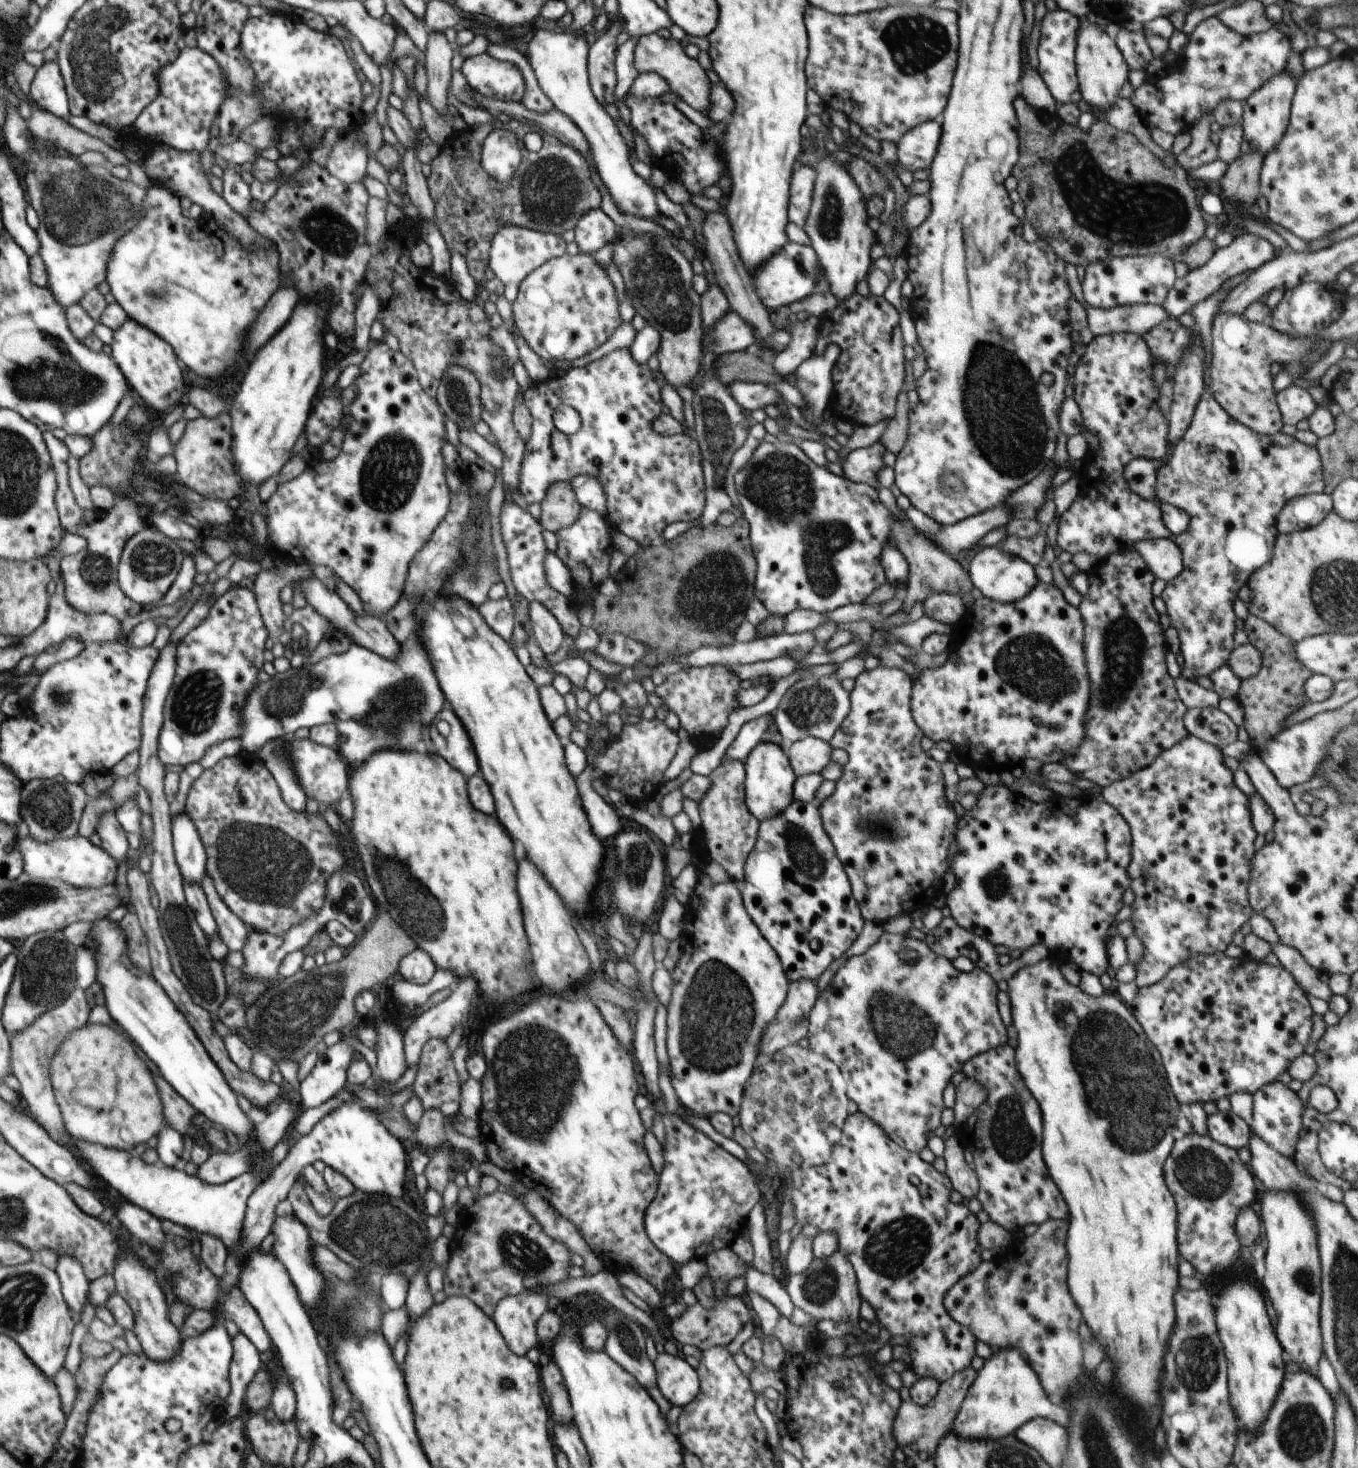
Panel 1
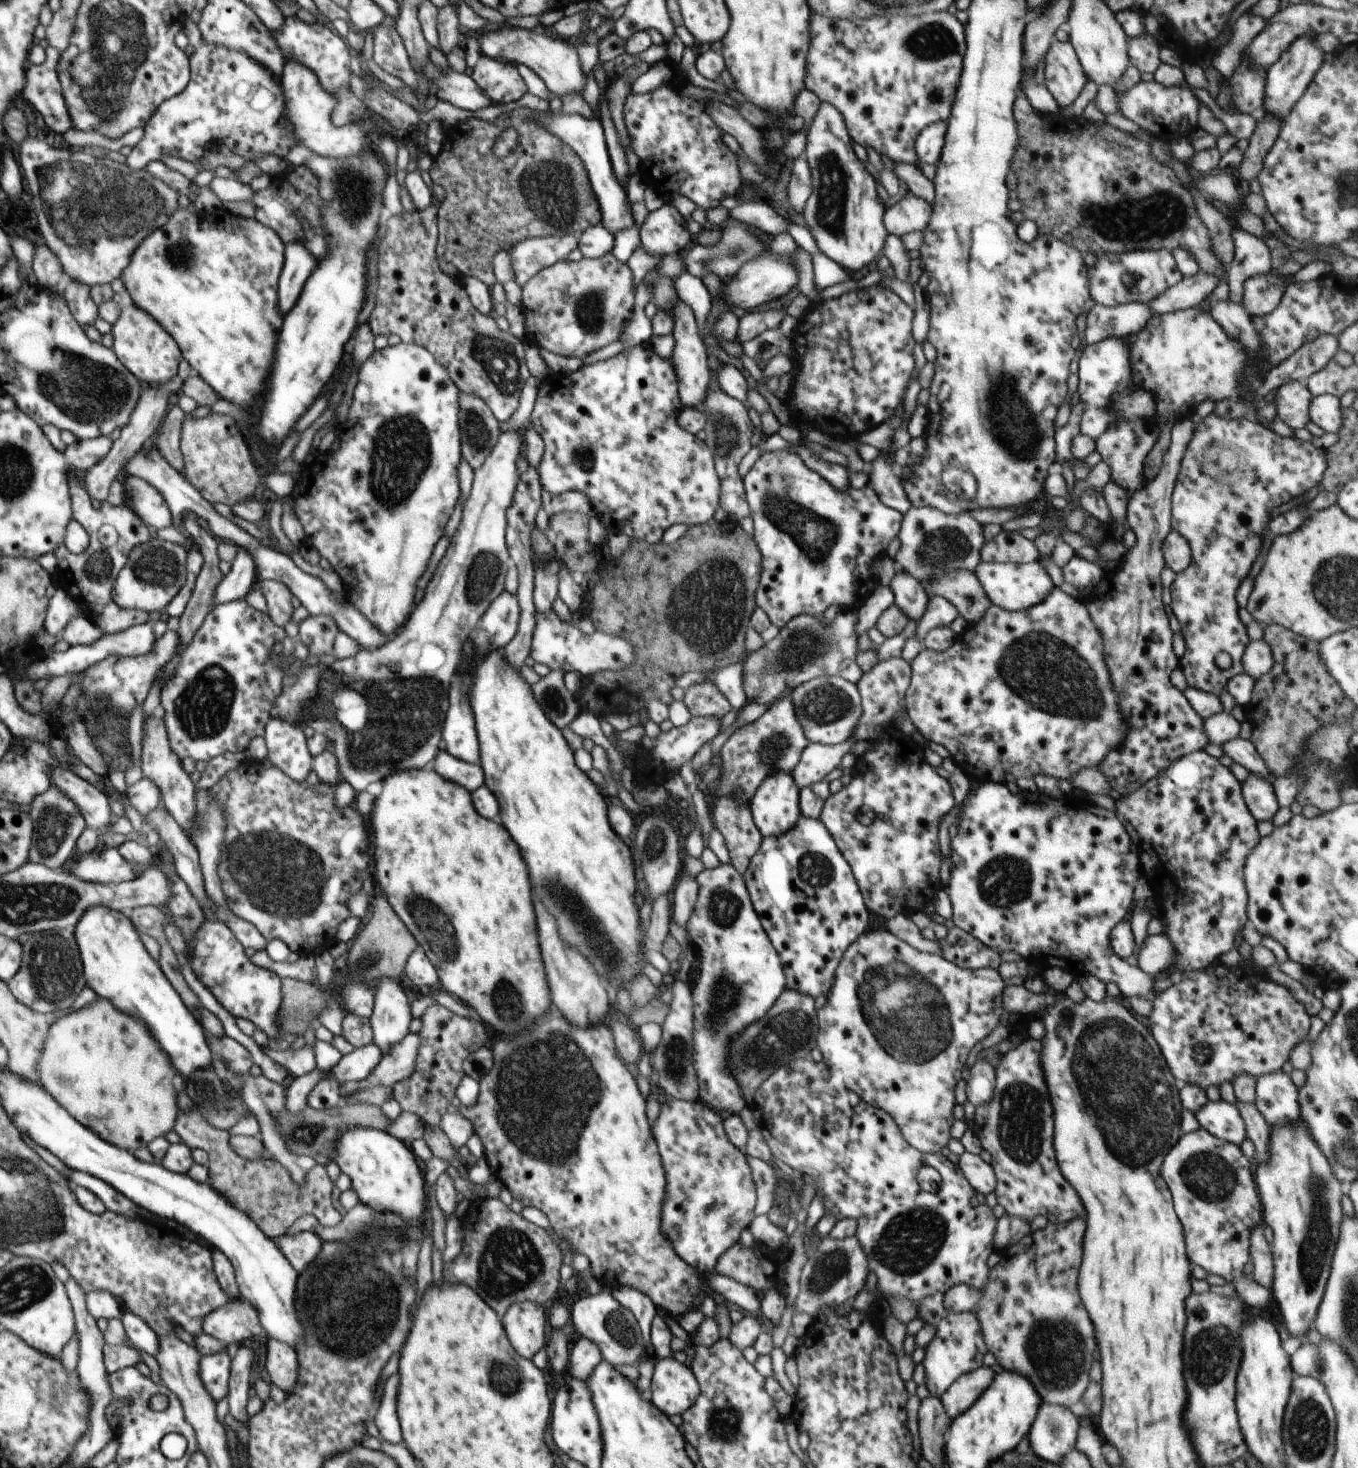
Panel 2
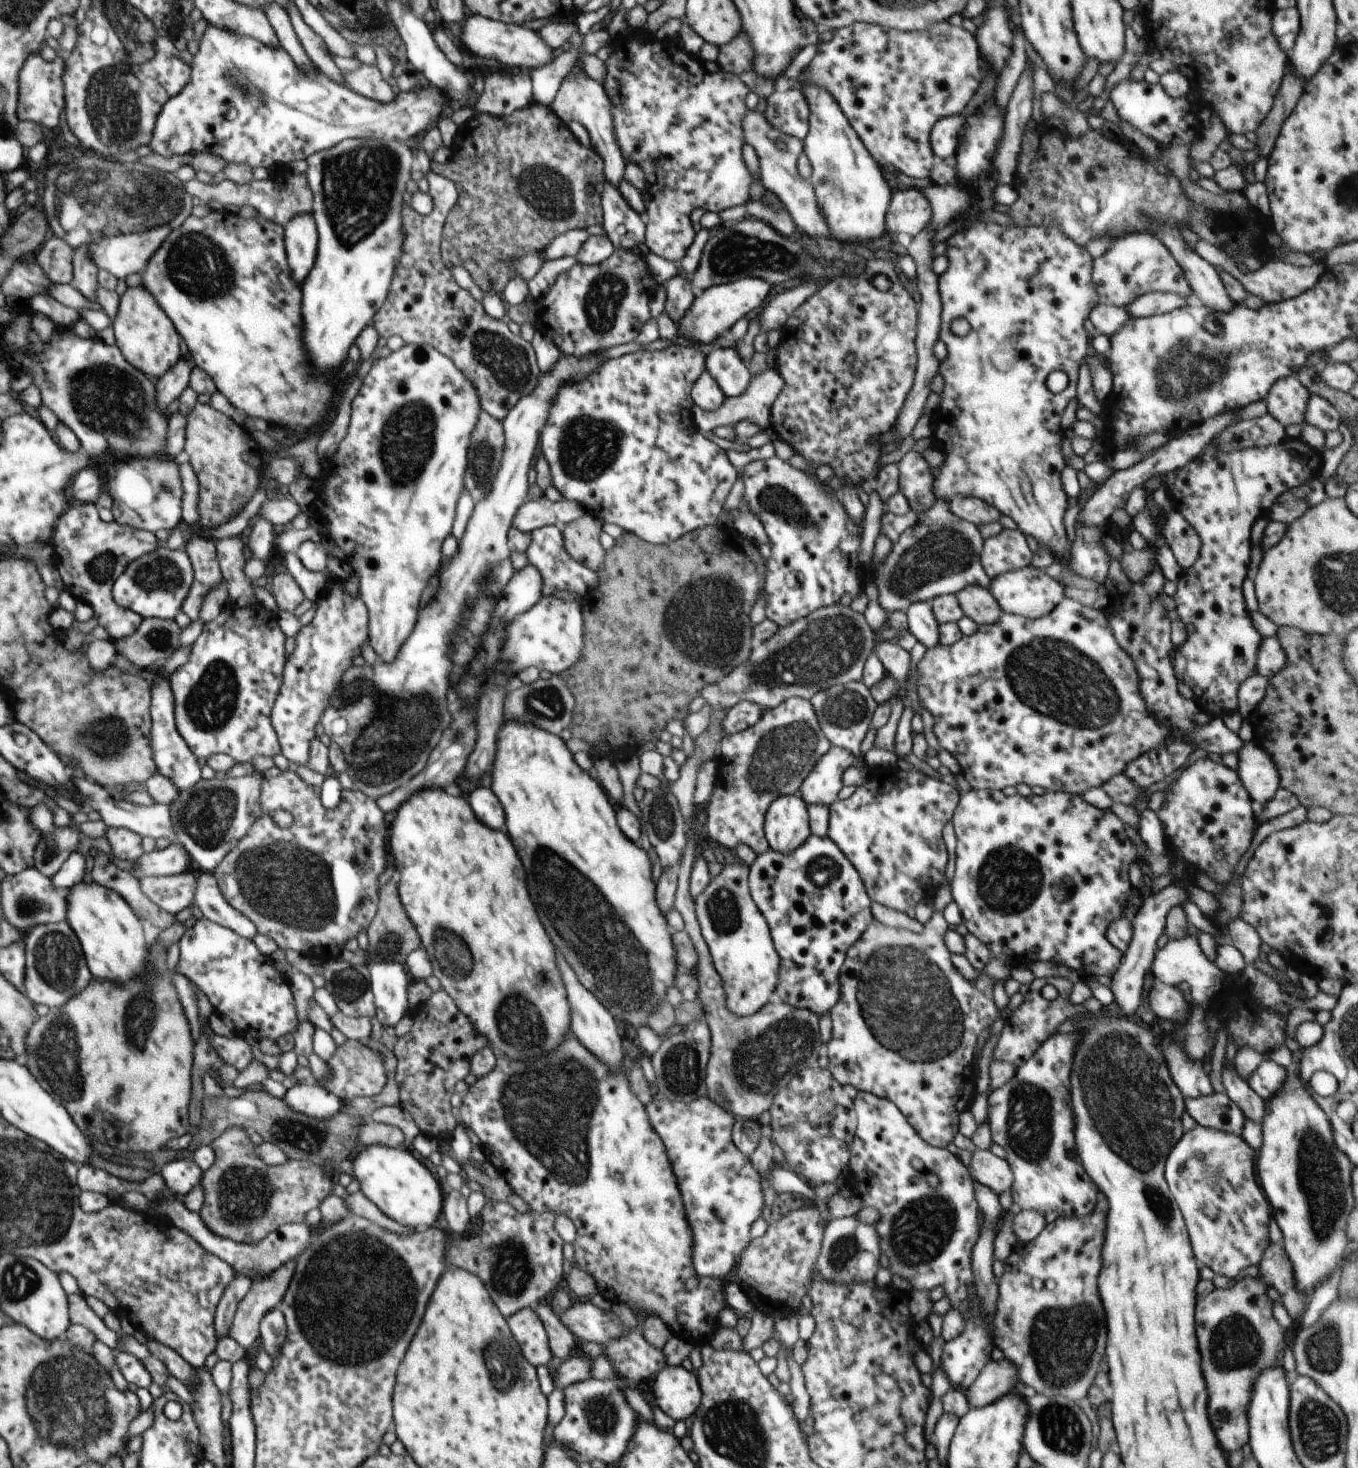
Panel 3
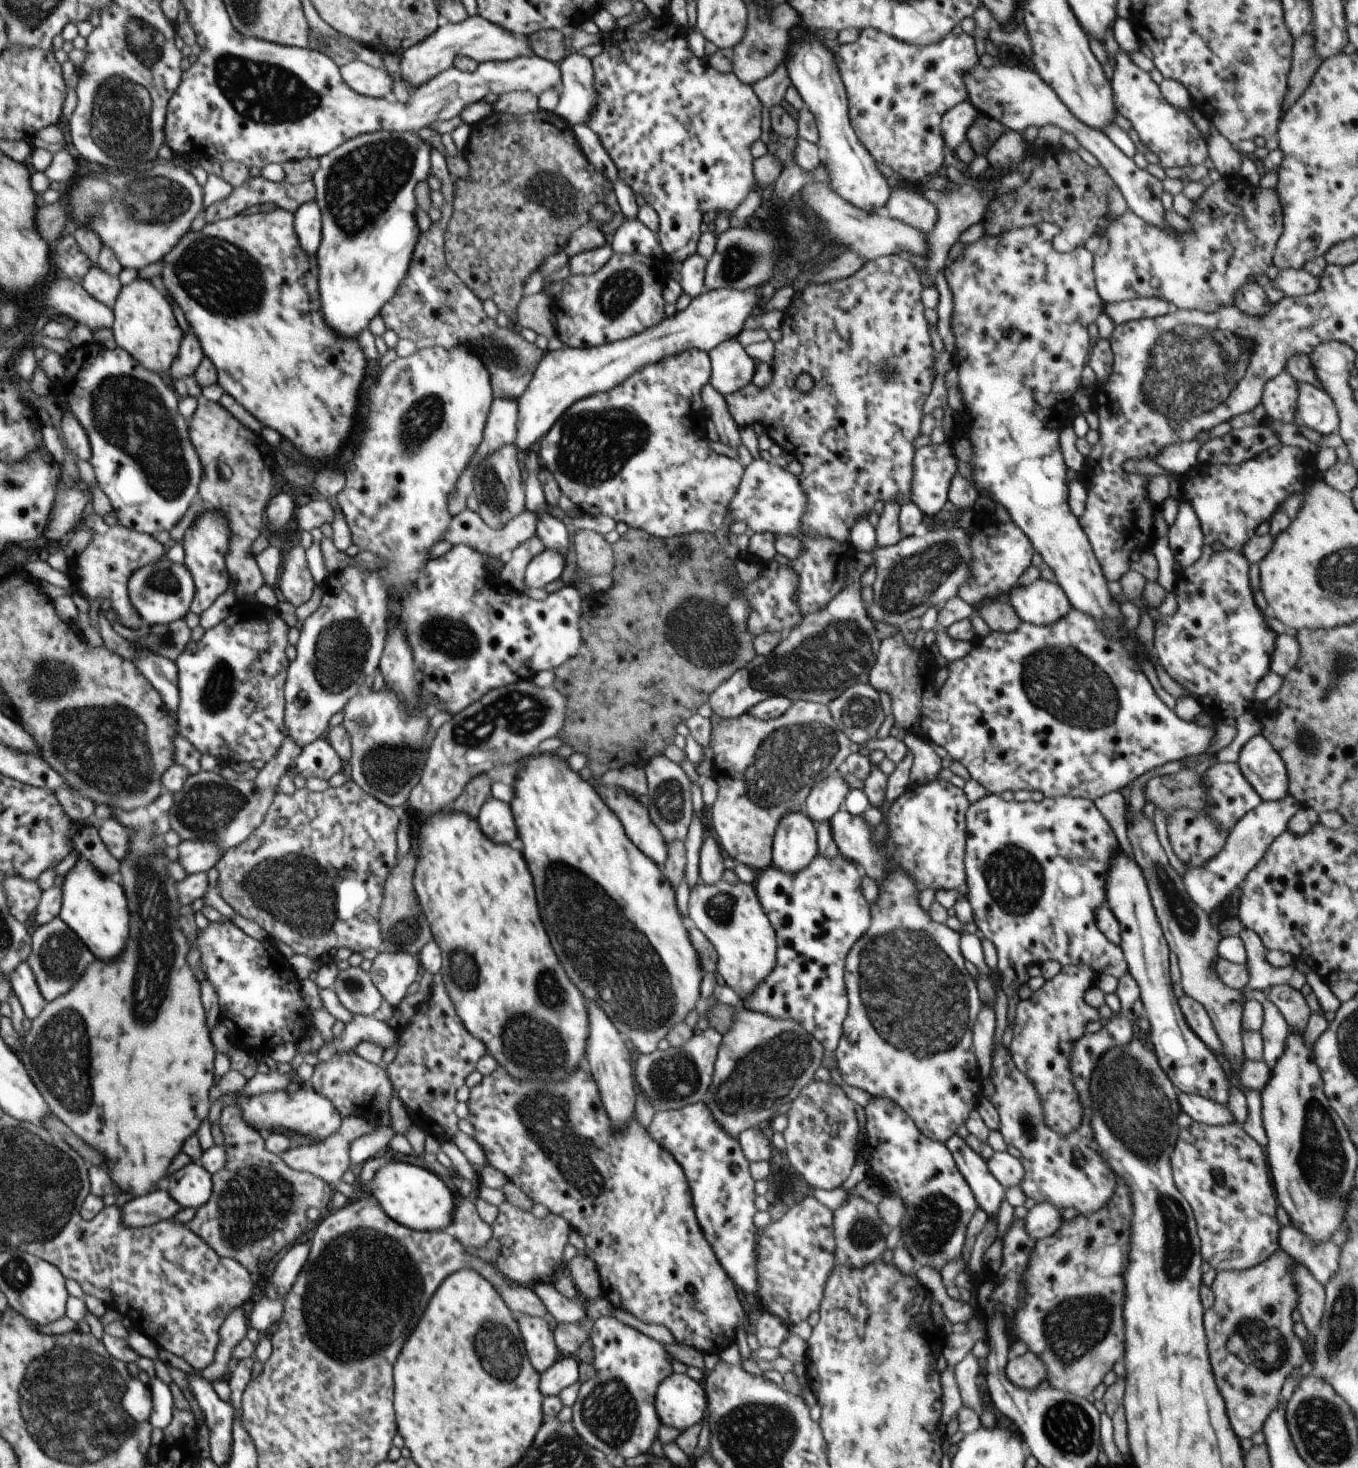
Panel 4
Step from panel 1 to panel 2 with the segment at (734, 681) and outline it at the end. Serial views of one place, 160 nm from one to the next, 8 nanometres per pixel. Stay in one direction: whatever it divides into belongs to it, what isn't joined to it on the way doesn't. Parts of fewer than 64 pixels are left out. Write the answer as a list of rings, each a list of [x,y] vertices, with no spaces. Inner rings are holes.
[[[712,683],[695,684],[687,688],[683,702],[694,718],[722,718],[732,709],[730,701]]]

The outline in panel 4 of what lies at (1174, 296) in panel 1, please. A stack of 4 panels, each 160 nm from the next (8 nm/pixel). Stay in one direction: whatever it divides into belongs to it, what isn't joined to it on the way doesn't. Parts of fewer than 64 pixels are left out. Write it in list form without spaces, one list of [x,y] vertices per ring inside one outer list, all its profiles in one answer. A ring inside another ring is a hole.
[[[1136,297],[1114,304],[1105,304],[1103,312],[1106,313],[1115,325],[1127,323],[1136,319],[1157,317],[1172,313],[1176,305],[1158,297]]]

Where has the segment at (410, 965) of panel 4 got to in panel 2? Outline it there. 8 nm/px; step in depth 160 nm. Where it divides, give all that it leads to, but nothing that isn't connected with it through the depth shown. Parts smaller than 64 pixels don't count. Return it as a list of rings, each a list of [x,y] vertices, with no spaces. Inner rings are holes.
[[[380,977],[376,987],[373,1011],[369,1021],[373,1030],[373,1041],[385,1055],[398,1044],[409,1031],[411,1004],[397,979]]]

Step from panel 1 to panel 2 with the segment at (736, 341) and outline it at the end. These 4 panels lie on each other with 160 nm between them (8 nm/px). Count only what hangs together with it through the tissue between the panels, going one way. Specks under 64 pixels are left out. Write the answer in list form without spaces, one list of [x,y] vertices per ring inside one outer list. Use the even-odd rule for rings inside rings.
[[[762,310],[762,312],[743,312],[739,317],[738,336],[740,344],[756,338],[762,332],[770,329],[779,329],[784,320],[786,310]]]

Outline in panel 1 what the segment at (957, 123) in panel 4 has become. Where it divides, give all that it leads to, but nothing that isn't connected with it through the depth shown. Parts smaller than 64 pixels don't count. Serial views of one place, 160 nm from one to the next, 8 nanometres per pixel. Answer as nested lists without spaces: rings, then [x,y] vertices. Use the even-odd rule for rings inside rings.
[[[939,119],[926,121],[911,128],[899,140],[897,153],[904,168],[912,171],[929,170],[942,134]]]

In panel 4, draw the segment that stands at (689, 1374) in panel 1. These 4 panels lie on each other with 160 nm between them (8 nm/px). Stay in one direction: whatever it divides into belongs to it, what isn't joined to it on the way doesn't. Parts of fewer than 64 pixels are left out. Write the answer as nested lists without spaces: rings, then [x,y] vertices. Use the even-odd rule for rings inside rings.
[[[672,1373],[660,1383],[655,1407],[661,1424],[682,1432],[702,1420],[707,1394],[702,1382],[694,1381],[686,1373]]]

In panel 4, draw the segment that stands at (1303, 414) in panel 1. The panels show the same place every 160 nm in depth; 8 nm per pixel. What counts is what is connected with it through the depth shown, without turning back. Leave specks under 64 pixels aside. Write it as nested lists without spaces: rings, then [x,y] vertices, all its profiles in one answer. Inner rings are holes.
[[[1284,370],[1264,385],[1261,403],[1269,422],[1292,423],[1295,420],[1298,400],[1297,380]]]

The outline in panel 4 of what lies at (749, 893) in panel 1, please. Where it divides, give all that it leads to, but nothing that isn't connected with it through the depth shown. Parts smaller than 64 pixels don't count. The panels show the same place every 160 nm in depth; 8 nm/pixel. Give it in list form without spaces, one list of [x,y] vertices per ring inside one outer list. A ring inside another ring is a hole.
[[[818,854],[804,870],[796,874],[786,874],[770,866],[758,871],[753,883],[776,933],[777,959],[771,973],[743,1000],[743,1006],[770,1018],[800,1023],[804,1030],[822,1044],[828,1055],[839,1045],[843,1022],[849,1011],[844,978],[845,962],[850,949],[869,929],[871,923],[871,903],[864,899],[860,887],[863,875],[860,867],[840,854],[833,859]]]

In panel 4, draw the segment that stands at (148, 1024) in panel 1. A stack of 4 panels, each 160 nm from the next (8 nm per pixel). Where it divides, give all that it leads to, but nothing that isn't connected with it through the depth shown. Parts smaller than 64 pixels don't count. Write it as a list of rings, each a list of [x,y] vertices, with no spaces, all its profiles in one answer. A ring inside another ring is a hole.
[[[79,857],[59,884],[62,893],[59,917],[84,941],[96,959],[108,961],[116,958],[130,940],[131,930],[131,914],[121,882]]]

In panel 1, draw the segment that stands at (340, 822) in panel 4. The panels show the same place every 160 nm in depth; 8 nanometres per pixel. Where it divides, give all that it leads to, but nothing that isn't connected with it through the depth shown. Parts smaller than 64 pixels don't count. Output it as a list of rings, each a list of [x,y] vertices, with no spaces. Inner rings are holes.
[[[243,750],[205,769],[193,783],[184,811],[196,823],[207,849],[206,874],[214,880],[216,890],[226,906],[248,928],[280,936],[305,919],[318,916],[325,903],[327,880],[346,862],[338,841],[340,834],[328,825],[322,810],[310,814],[305,810],[291,809],[283,799],[276,779],[258,754]]]

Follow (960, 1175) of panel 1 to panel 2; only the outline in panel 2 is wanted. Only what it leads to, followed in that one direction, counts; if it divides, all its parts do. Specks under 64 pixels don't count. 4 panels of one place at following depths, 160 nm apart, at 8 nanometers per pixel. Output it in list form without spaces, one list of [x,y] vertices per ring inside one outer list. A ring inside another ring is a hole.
[[[966,1151],[963,1155],[959,1155],[958,1166],[974,1187],[977,1196],[983,1197],[995,1192],[997,1185],[995,1168],[986,1163],[980,1155]]]

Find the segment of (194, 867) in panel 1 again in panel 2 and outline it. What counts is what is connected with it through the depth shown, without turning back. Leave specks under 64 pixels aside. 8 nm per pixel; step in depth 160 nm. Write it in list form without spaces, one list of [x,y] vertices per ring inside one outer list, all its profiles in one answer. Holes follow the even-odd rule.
[[[152,715],[143,724],[142,754],[140,754],[140,768],[144,776],[148,777],[161,792],[162,804],[167,811],[175,818],[175,821],[185,830],[189,831],[192,819],[196,814],[197,789],[190,779],[188,773],[182,767],[182,759],[172,750],[170,735],[167,733],[167,725],[162,716]]]

